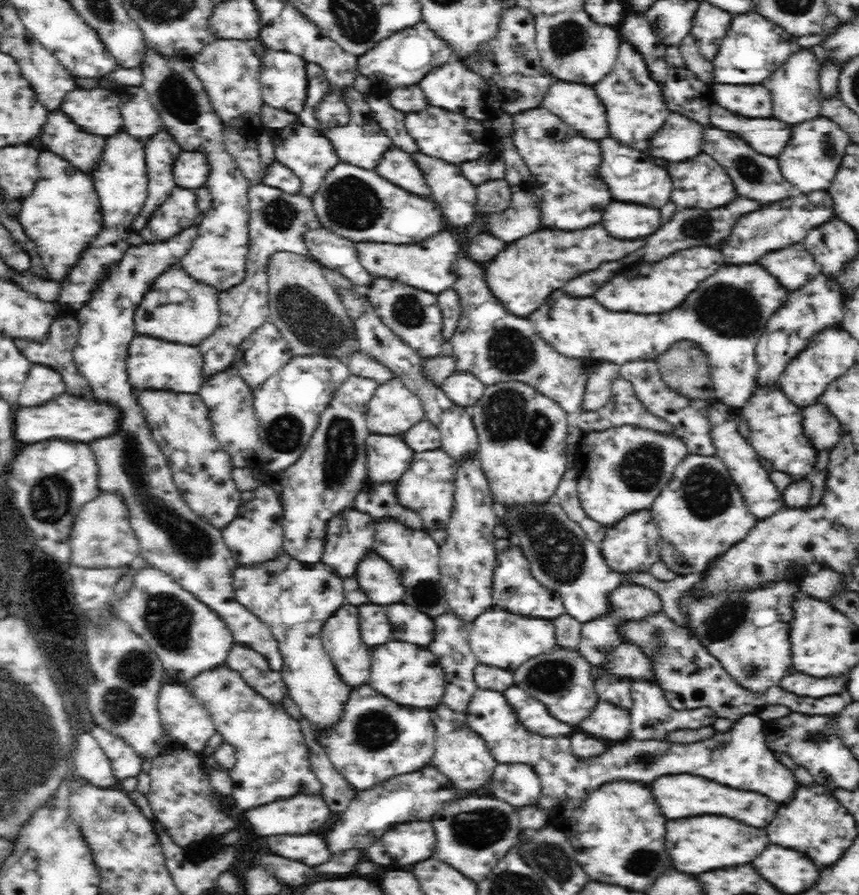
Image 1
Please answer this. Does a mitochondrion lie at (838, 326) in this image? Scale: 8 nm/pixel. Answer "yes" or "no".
no

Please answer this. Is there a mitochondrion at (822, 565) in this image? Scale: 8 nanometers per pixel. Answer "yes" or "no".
no

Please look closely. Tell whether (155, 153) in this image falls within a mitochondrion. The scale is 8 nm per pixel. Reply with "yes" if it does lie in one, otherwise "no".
no

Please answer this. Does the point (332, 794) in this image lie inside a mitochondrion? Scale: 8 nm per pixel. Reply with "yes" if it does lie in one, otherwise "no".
no

